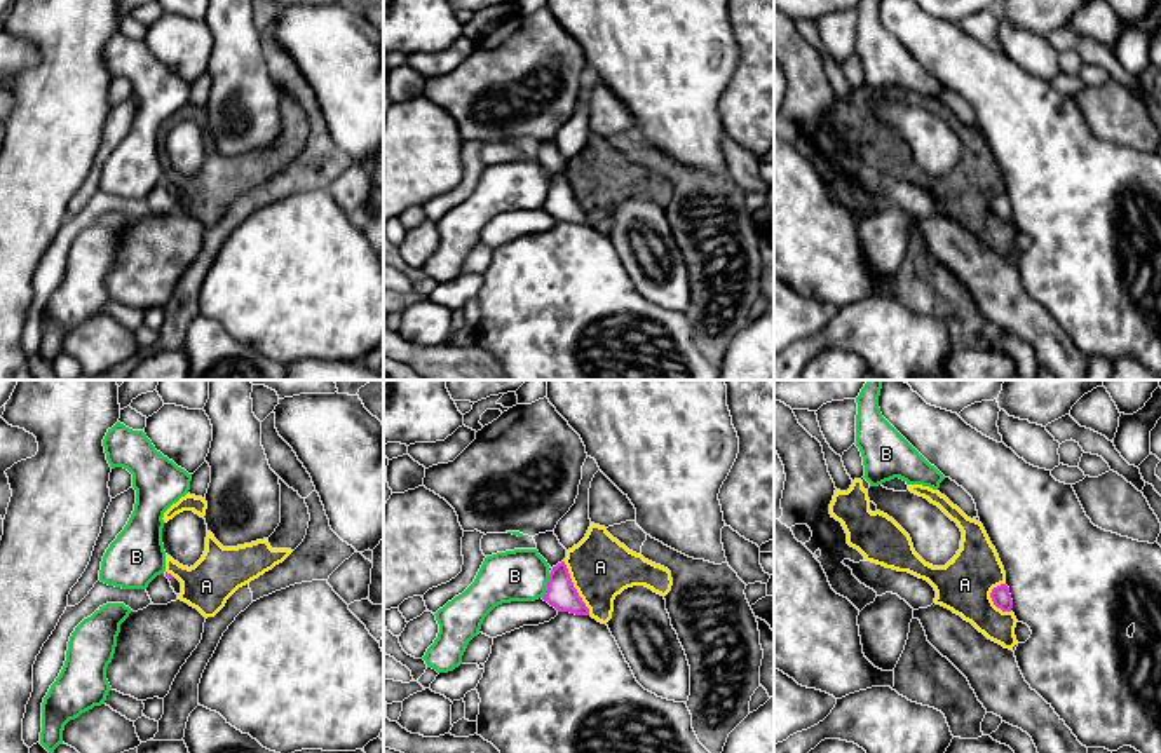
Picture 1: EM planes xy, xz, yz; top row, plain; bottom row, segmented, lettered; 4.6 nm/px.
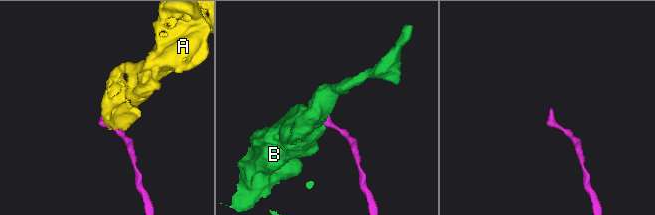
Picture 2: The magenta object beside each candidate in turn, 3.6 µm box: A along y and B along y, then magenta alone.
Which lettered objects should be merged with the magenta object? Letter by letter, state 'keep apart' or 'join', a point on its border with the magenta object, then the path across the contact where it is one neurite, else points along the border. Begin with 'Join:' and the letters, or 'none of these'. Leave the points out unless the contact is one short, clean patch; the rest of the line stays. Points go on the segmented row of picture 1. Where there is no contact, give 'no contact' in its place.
Join: none of these
A: keep apart | xz (574, 588)
B: keep apart | xz (548, 586) | along xz (549, 574), (546, 591), (541, 596)

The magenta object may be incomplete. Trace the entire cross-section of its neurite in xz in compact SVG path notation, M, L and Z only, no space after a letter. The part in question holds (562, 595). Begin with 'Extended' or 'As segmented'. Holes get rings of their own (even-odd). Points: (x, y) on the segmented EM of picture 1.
As segmented. M565 561L553 566L549 573L547 589L542 600L554 607L558 612L589 615L589 608L586 607L577 589L574 587Z

